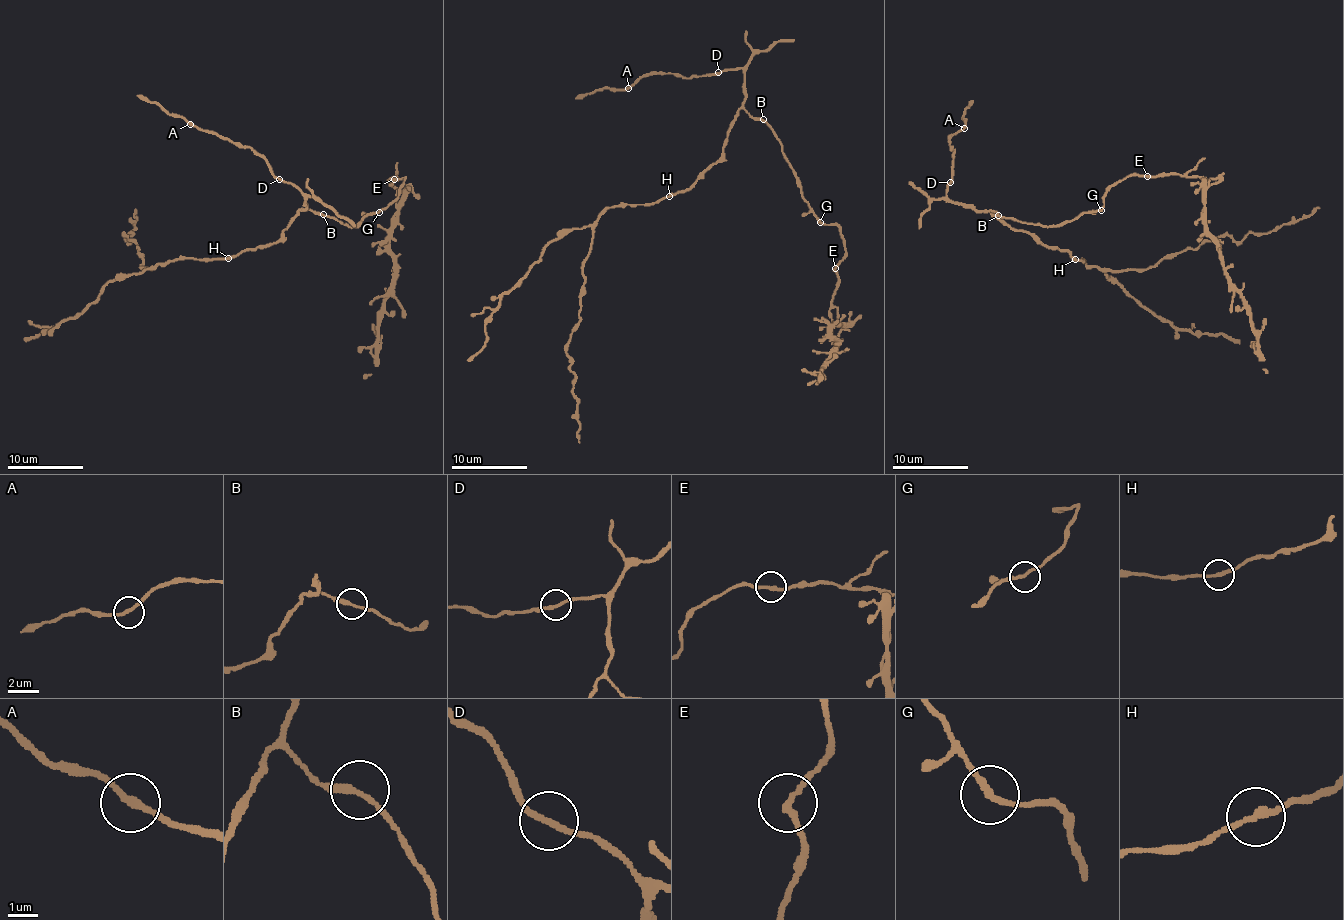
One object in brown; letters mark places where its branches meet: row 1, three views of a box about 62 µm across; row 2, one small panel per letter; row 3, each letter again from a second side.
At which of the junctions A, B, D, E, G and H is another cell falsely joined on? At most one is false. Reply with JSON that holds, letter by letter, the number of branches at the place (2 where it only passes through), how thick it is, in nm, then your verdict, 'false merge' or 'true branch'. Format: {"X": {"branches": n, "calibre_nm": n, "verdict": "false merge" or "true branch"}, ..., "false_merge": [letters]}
{"A": {"branches": 2, "calibre_nm": 220, "verdict": "true branch"}, "B": {"branches": 2, "calibre_nm": 200, "verdict": "true branch"}, "D": {"branches": 2, "calibre_nm": 200, "verdict": "true branch"}, "E": {"branches": 2, "calibre_nm": 200, "verdict": "true branch"}, "G": {"branches": 2, "calibre_nm": 200, "verdict": "true branch"}, "H": {"branches": 2, "calibre_nm": 200, "verdict": "true branch"}, "false_merge": []}

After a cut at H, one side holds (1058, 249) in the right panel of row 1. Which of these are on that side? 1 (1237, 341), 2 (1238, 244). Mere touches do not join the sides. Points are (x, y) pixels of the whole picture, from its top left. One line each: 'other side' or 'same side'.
1: other side
2: other side

